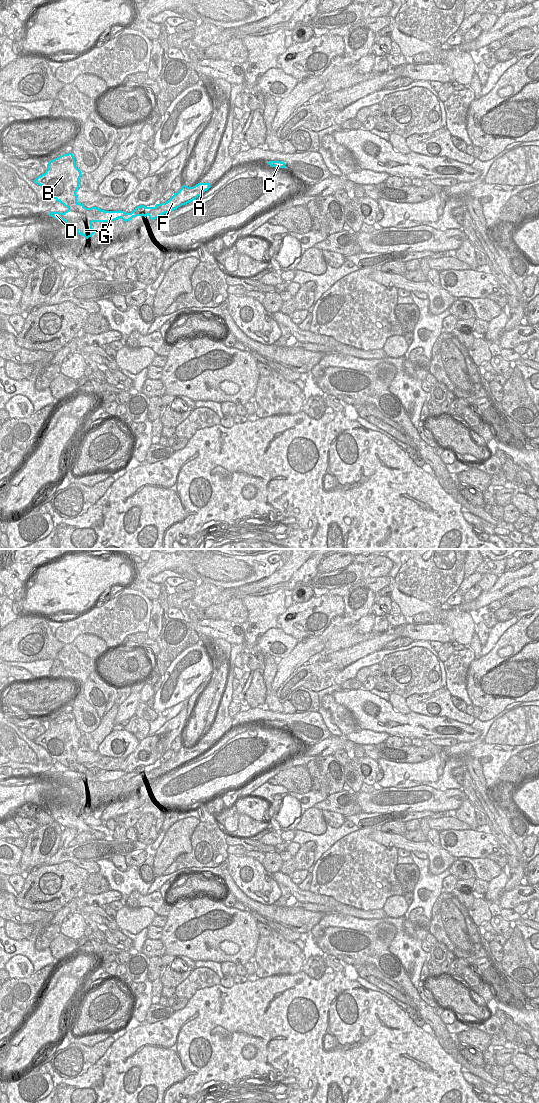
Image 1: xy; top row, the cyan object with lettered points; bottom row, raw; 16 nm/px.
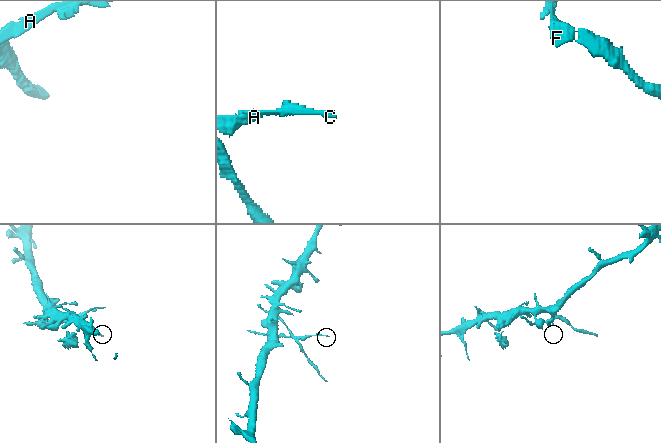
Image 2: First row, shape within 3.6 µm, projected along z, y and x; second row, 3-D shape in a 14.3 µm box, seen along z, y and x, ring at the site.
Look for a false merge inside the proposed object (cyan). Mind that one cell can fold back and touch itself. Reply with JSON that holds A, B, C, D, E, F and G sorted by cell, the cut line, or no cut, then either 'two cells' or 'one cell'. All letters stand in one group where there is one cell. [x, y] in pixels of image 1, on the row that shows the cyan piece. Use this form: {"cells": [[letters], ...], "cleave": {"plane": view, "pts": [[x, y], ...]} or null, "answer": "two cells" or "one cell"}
{"cells": [["A", "C", "D", "E", "F", "G"], ["B"]], "cleave": {"plane": "xy", "pts": [[87, 208], [84, 212], [73, 212], [68, 209]]}, "answer": "two cells"}

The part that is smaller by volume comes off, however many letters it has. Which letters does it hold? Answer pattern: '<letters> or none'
A, C, D, E, F, G

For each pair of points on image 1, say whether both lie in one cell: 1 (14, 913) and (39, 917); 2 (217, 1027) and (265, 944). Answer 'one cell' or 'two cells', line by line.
1: one cell
2: two cells

